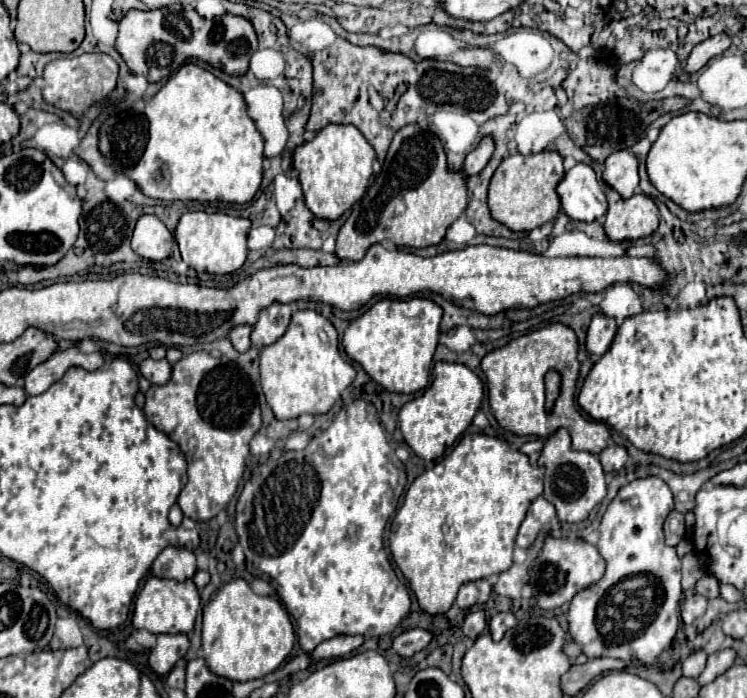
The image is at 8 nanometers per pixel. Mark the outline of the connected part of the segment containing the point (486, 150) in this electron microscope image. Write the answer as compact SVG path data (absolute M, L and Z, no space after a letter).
M484 137L480 141L480 145L472 153L468 153L466 163L464 163L464 171L482 171L486 167L486 163L488 163L492 151L494 151L492 137Z

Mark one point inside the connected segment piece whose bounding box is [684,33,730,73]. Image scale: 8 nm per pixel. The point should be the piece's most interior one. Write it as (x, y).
(703, 52)

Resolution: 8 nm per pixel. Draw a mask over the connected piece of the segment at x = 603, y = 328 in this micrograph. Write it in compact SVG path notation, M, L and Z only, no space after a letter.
M602 313L594 315L592 323L588 327L588 337L586 337L588 351L598 355L598 357L604 355L610 349L612 341L614 341L616 329L618 329L618 325L616 325L614 319L610 319L610 317L602 315Z

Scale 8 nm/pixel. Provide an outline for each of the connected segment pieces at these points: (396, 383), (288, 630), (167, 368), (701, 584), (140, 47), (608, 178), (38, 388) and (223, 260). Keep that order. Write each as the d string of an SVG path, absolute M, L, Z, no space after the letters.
M382 299L344 331L346 355L360 363L372 381L390 393L416 393L426 389L432 357L438 345L442 309L430 299Z
M244 579L226 583L203 609L202 651L208 669L230 681L252 681L276 671L290 655L296 635L286 609L274 597L256 595Z
M144 359L140 365L140 373L152 383L152 385L164 385L168 383L168 379L172 377L172 365L162 359L162 361L154 361L154 359Z
M704 575L698 583L696 583L696 593L700 593L700 595L704 595L706 599L716 599L716 597L720 597L720 583L716 581L716 577L712 577L712 575Z
M178 5L154 11L128 11L120 21L116 49L124 57L132 73L144 75L150 83L174 75L188 59L200 59L228 75L244 75L248 61L258 49L256 31L244 17L222 15L204 19L194 9L178 9Z
M628 149L612 153L604 163L602 179L616 189L620 197L632 197L638 187L638 159Z
M70 347L66 351L56 351L44 365L38 365L36 369L32 369L28 375L26 375L26 385L24 385L24 391L26 395L40 395L44 393L52 383L56 383L58 379L62 379L62 375L78 365L82 369L88 369L88 371L96 371L100 369L104 363L102 355L98 351L94 353L80 353L76 347Z
M188 211L180 217L176 227L176 241L182 253L182 259L196 269L198 273L212 273L212 275L228 275L240 269L248 255L248 229L252 223L242 217L230 217L226 213L204 213L204 211Z

